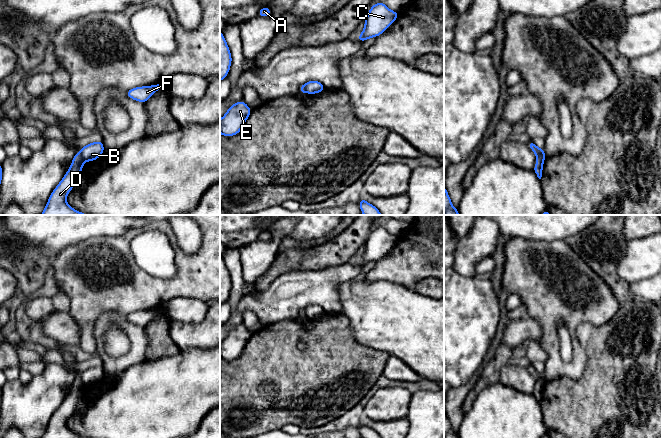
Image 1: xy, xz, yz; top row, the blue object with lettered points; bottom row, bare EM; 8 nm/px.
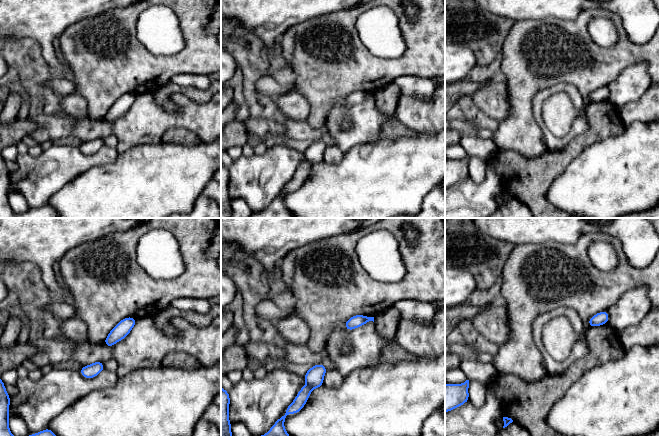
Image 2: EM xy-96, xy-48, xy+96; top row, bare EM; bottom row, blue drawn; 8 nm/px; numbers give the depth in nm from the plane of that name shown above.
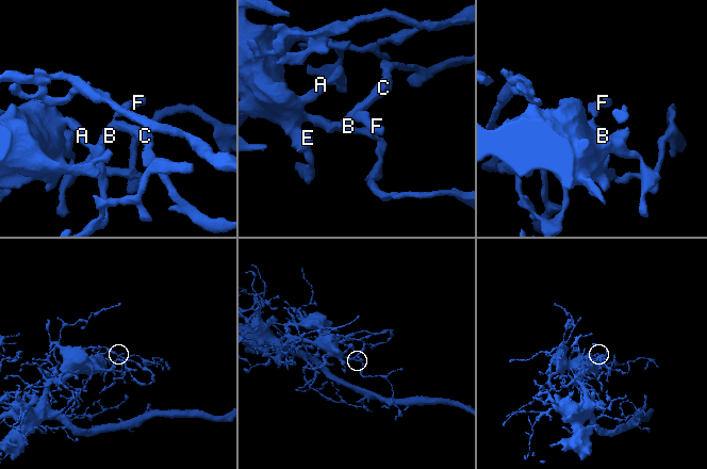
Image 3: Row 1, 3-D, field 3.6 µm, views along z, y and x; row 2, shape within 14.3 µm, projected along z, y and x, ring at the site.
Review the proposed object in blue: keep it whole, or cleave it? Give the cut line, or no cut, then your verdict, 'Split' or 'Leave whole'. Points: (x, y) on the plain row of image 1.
Split along xy (79, 376), (84, 383). Split

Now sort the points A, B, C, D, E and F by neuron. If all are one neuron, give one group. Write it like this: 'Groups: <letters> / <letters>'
Groups: A D E / B C F

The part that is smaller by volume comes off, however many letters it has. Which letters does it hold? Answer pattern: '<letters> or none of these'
B, C, F

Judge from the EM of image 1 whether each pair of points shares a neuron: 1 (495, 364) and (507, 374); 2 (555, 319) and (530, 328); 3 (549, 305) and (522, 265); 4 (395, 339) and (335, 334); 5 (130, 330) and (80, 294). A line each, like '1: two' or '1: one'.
1: two
2: two
3: one
4: two
5: two

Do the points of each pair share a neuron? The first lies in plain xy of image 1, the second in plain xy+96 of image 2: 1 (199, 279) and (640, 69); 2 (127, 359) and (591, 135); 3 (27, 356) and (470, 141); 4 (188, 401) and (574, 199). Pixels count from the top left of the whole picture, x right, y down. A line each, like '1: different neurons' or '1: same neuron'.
1: different neurons
2: different neurons
3: different neurons
4: same neuron

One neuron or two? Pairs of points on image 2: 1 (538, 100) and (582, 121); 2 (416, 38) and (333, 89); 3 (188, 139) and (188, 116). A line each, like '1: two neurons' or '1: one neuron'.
1: one neuron
2: one neuron
3: two neurons

